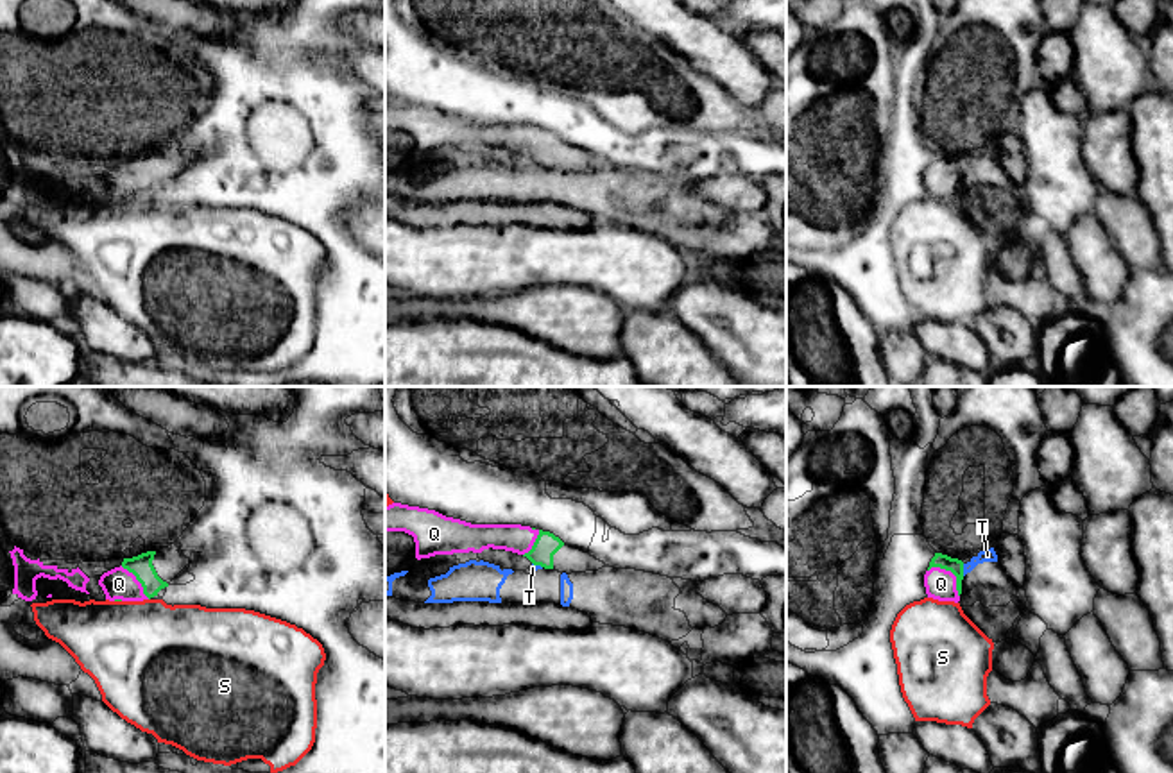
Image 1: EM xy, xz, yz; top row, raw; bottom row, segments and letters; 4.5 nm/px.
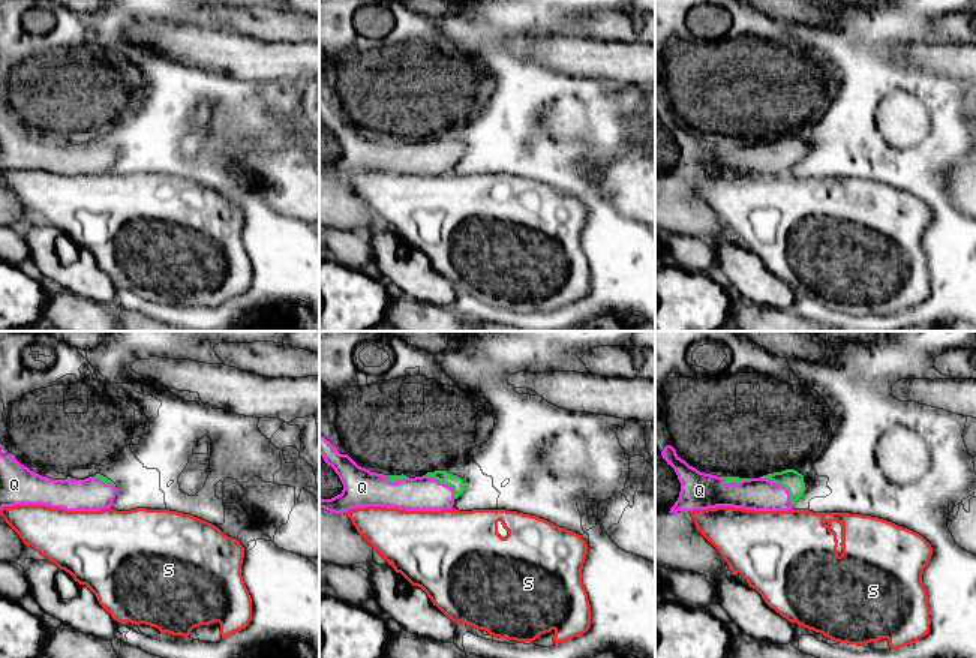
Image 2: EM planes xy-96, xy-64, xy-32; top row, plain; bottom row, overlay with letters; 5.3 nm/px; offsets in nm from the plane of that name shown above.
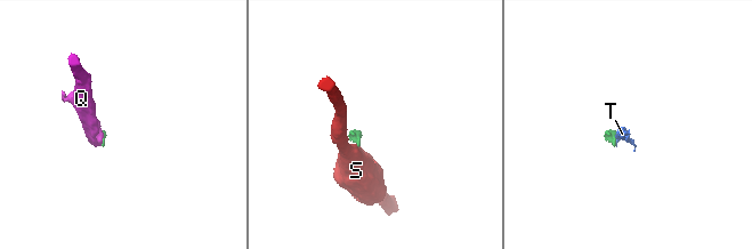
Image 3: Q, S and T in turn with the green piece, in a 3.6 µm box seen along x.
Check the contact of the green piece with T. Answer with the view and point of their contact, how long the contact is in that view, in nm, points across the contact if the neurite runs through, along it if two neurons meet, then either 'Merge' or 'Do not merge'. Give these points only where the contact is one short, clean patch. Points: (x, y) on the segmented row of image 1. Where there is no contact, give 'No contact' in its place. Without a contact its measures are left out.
Touches green at yz (962, 569). Shared border 60 nm. Boundary: yz (962, 564), (964, 575). Do not merge

